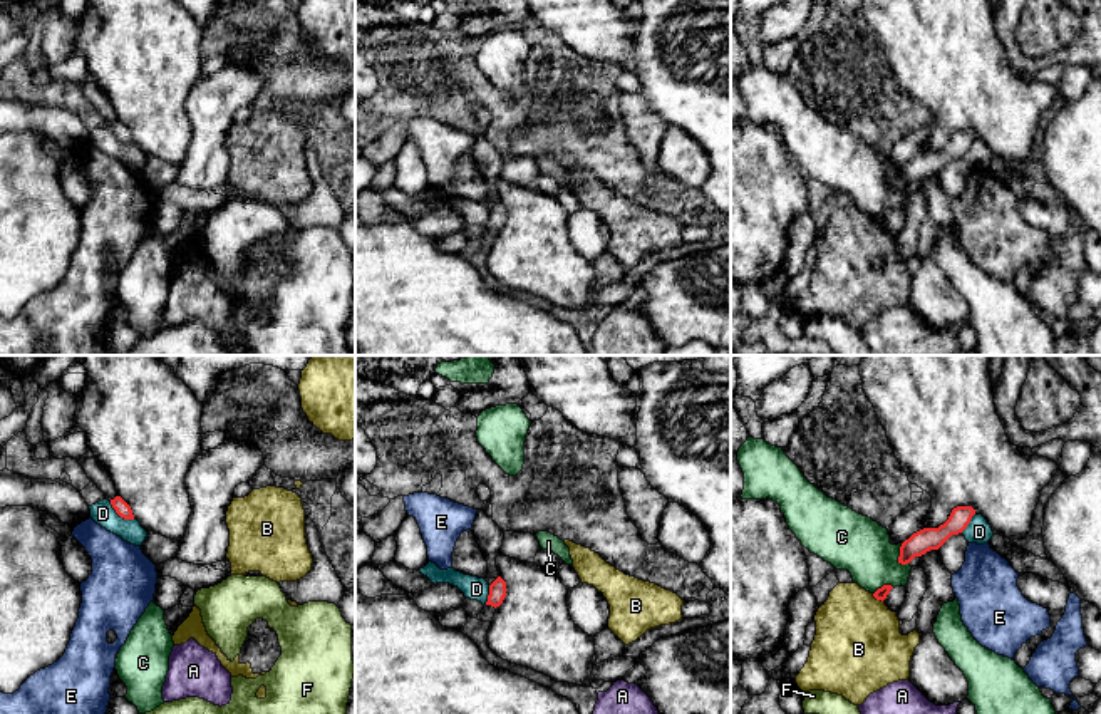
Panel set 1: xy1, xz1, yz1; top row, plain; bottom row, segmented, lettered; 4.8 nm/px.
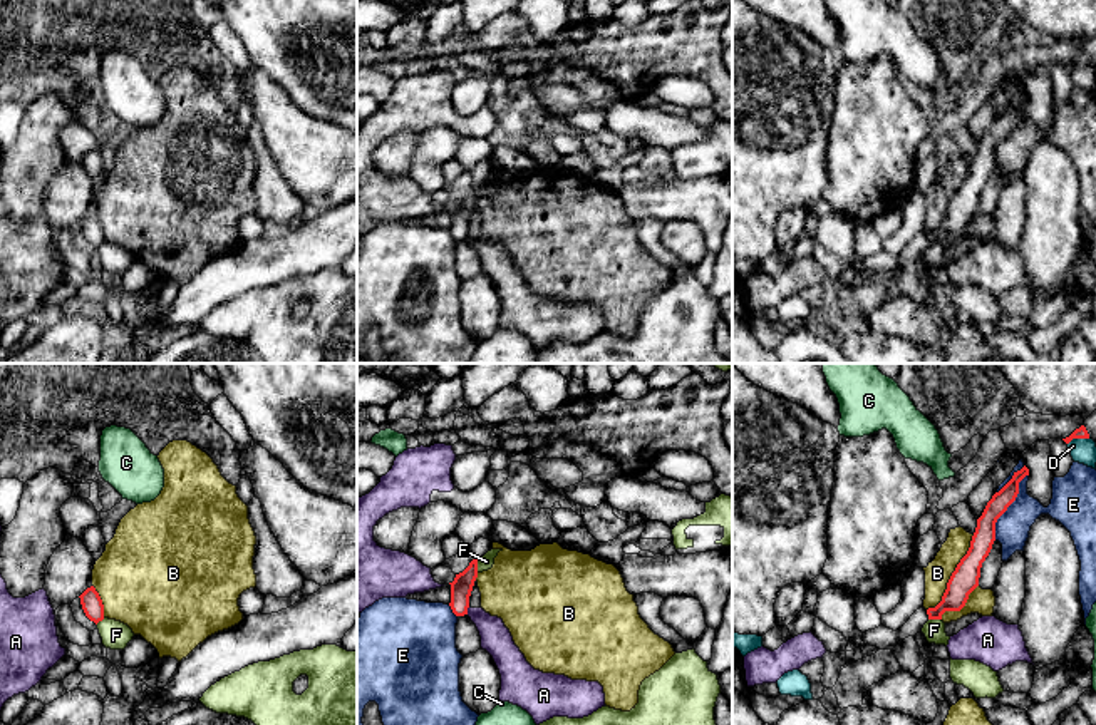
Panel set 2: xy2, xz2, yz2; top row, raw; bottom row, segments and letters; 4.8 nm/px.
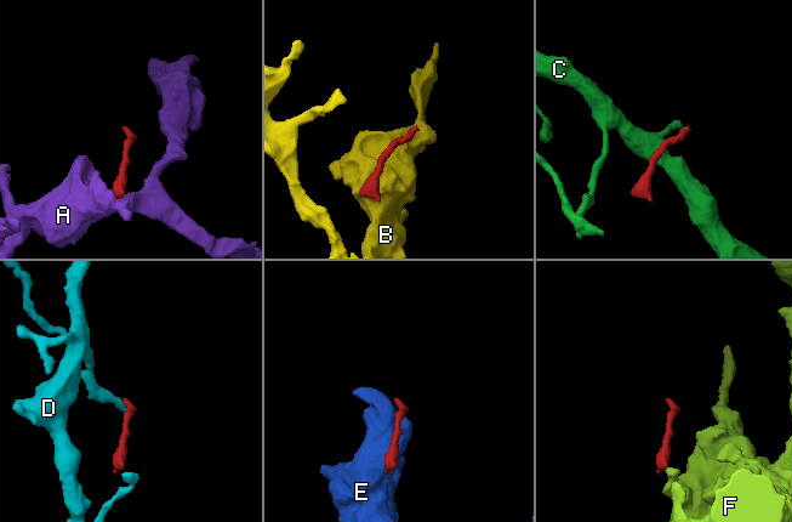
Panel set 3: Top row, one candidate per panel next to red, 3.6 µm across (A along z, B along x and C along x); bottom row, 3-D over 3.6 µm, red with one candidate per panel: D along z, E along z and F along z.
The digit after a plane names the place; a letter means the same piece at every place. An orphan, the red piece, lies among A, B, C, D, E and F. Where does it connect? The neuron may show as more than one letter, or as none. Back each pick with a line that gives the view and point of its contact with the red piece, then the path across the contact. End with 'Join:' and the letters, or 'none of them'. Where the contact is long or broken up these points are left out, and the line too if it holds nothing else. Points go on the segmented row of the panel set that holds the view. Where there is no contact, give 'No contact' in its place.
Join: none of them

